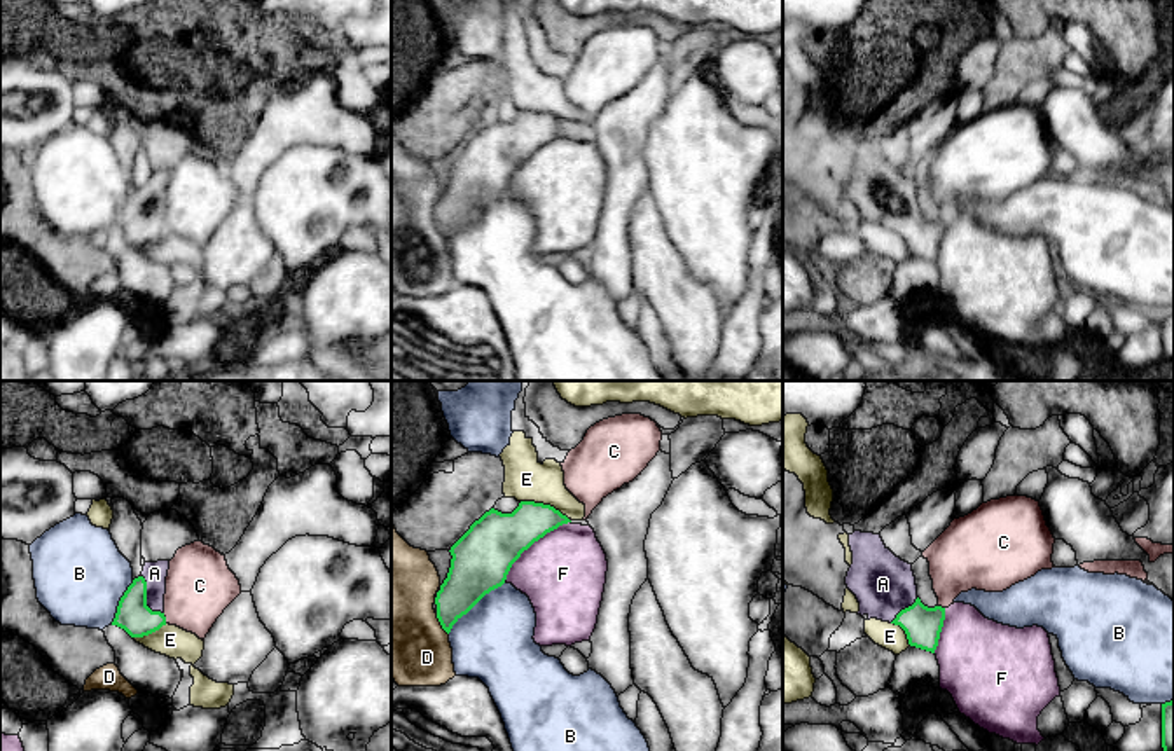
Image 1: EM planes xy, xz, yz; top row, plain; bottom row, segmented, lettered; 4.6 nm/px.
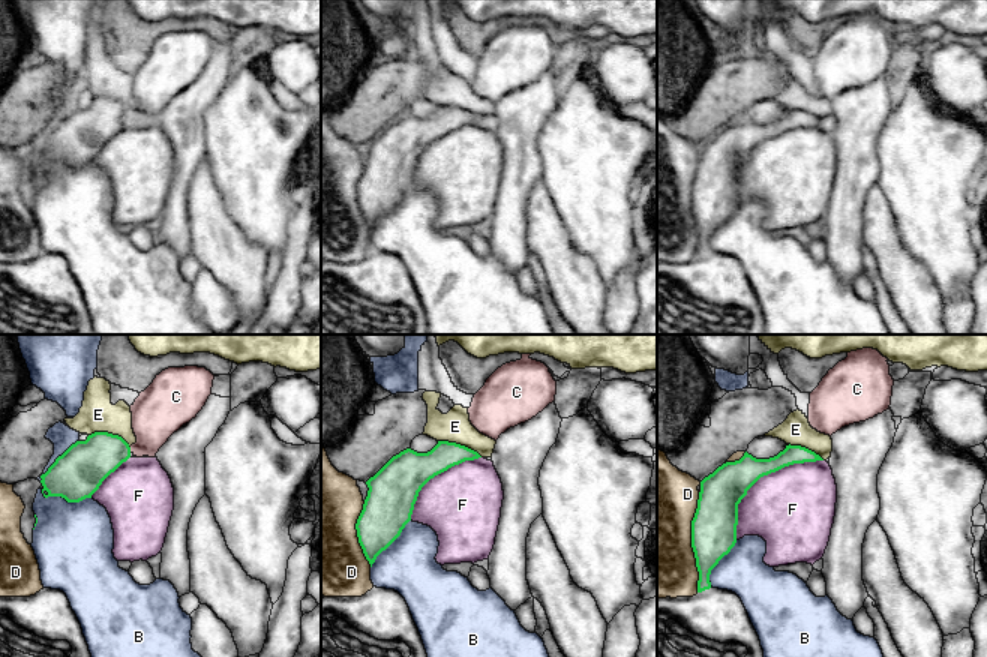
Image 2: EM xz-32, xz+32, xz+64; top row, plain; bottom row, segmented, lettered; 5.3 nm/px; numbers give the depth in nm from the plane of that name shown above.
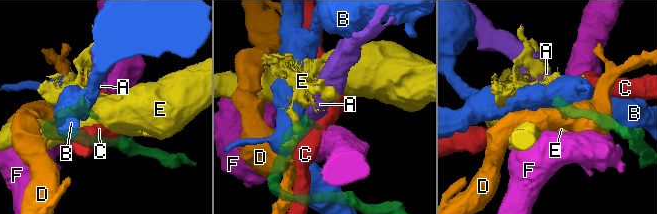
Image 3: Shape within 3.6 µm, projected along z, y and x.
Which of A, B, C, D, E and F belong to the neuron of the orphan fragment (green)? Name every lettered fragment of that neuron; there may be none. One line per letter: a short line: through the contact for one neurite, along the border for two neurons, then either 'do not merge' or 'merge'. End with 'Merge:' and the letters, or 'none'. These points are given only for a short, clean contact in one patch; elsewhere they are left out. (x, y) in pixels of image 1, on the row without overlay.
A: line xy (133, 224), (145, 206), (154, 182); merge
B: do not merge
C: line xy (163, 222), (166, 231); do not merge
D: do not merge
E: line xz (521, 109), (552, 114), (568, 128); do not merge
F: do not merge
Merge: A

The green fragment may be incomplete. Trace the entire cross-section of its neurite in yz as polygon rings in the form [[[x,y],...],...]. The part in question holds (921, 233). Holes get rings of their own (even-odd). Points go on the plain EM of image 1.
[[[854,140],[849,143],[853,173],[846,185],[847,197],[860,211],[858,224],[900,234],[910,255],[935,262],[945,229],[945,217],[928,217],[917,206],[912,173],[896,166],[882,150],[880,143]]]

